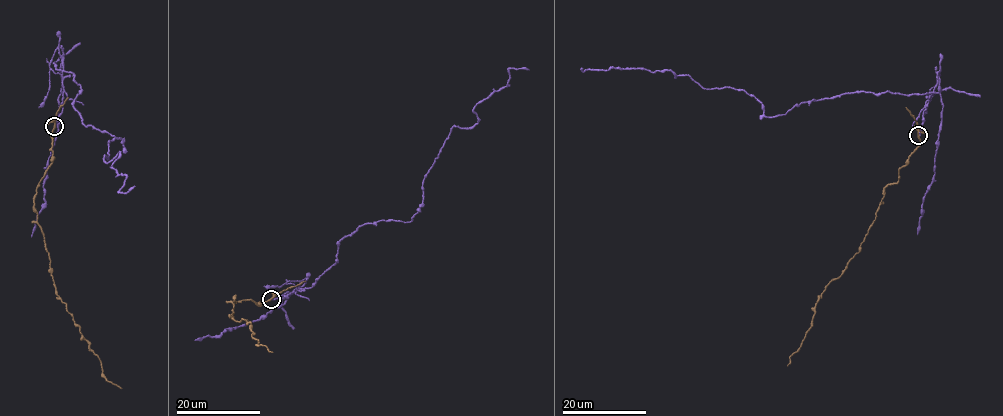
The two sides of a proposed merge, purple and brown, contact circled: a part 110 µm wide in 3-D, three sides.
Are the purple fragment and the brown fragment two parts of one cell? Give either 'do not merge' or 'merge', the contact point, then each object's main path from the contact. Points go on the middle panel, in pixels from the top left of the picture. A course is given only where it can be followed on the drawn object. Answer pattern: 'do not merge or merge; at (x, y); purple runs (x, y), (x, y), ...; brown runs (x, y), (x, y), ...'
do not merge; at (271, 299); purple runs (271, 299), (310, 287), (361, 226), (411, 220), (451, 128), (476, 123), (509, 69), (529, 70); brown runs (271, 299), (258, 306), (250, 300), (236, 302), (235, 296), (229, 316), (251, 324), (257, 344), (272, 353)

